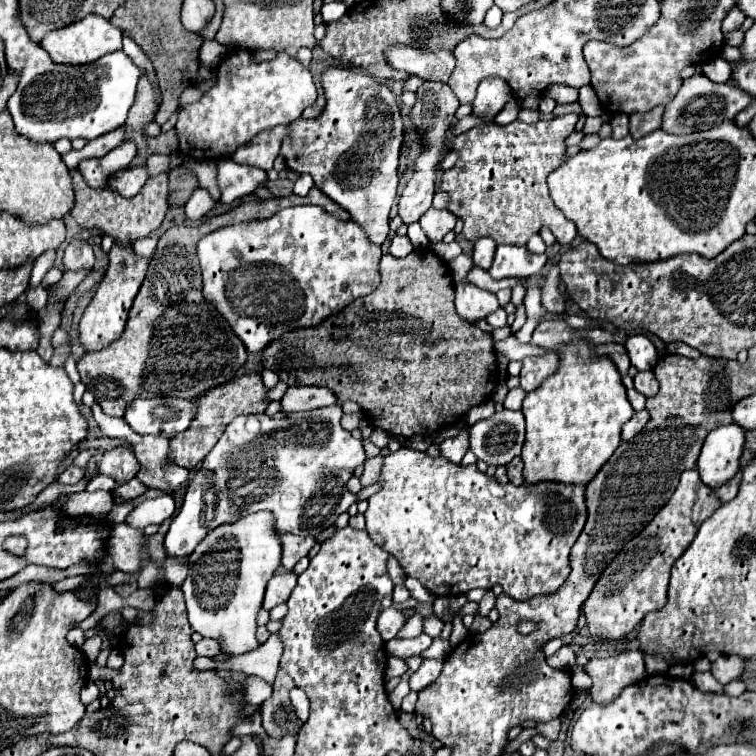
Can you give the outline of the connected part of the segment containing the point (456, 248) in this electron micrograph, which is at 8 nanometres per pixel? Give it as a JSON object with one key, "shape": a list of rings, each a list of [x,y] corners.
{"shape":[[[443,241],[436,243],[433,246],[434,254],[441,259],[442,261],[452,261],[456,255],[460,255],[460,251],[462,251],[462,247],[454,241],[454,243],[445,244]]]}

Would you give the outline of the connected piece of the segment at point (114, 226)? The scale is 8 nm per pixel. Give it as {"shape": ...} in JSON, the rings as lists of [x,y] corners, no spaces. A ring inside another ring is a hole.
{"shape":[[[80,169],[74,171],[72,181],[74,181],[76,203],[78,203],[72,209],[72,217],[78,221],[80,227],[84,227],[84,229],[98,227],[102,233],[112,235],[116,241],[128,241],[128,239],[136,241],[140,237],[148,237],[152,231],[156,231],[160,227],[160,223],[168,211],[168,175],[166,173],[150,177],[146,181],[146,185],[140,189],[140,193],[130,199],[122,197],[118,191],[110,189],[108,185],[104,185],[100,189],[88,187]]]}

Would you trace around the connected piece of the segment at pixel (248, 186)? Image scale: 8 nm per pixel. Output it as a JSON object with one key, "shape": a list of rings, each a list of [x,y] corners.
{"shape":[[[222,159],[218,163],[218,185],[222,191],[222,203],[234,203],[248,195],[254,195],[254,191],[260,185],[266,185],[266,181],[268,177],[262,169],[238,165],[230,159]]]}

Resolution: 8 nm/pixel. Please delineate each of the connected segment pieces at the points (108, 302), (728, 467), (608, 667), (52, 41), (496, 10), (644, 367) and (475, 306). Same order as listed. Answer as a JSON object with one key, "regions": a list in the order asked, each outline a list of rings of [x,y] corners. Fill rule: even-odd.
{"regions":[[[[116,243],[110,253],[110,265],[108,271],[102,279],[102,283],[96,289],[94,299],[86,307],[80,325],[78,325],[78,341],[84,347],[84,351],[100,351],[108,347],[112,341],[116,341],[124,333],[124,325],[128,319],[128,311],[132,307],[132,301],[144,281],[146,269],[148,269],[148,259],[142,261],[140,257],[134,257],[132,245],[130,243]]],[[[732,423],[710,431],[696,463],[704,485],[720,487],[730,481],[740,469],[742,451],[744,431],[740,429],[740,425]]],[[[624,651],[616,657],[606,659],[590,659],[582,669],[592,677],[594,685],[590,695],[596,703],[608,705],[622,693],[624,687],[644,681],[644,655],[640,651]]],[[[90,15],[84,17],[82,21],[76,21],[74,25],[68,25],[64,29],[56,29],[54,33],[48,33],[42,41],[42,47],[48,51],[50,59],[60,63],[60,65],[86,65],[110,51],[120,51],[122,49],[122,31],[114,27],[108,19]]],[[[494,5],[494,7],[486,13],[484,25],[486,25],[486,27],[490,27],[490,29],[494,29],[494,27],[498,27],[498,25],[500,25],[500,21],[502,21],[502,9]]],[[[632,335],[626,341],[626,351],[630,355],[630,363],[638,371],[650,371],[658,363],[658,351],[646,335]]],[[[456,283],[456,311],[466,323],[478,323],[494,313],[500,305],[494,293],[478,289],[476,285],[458,285]]]]}

